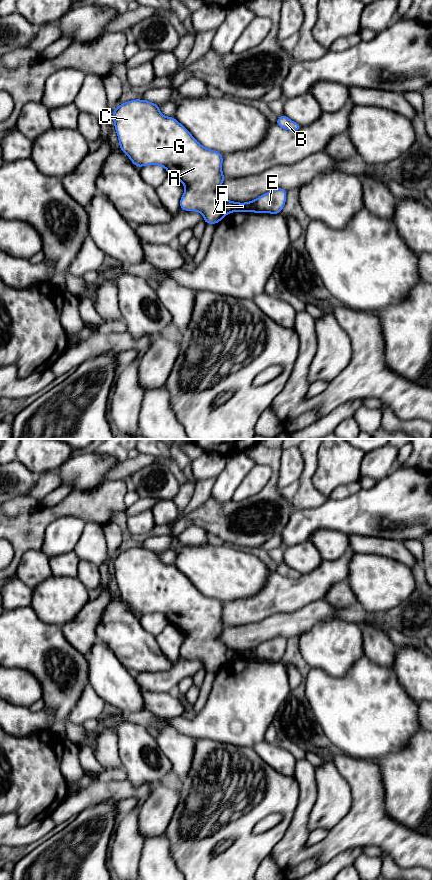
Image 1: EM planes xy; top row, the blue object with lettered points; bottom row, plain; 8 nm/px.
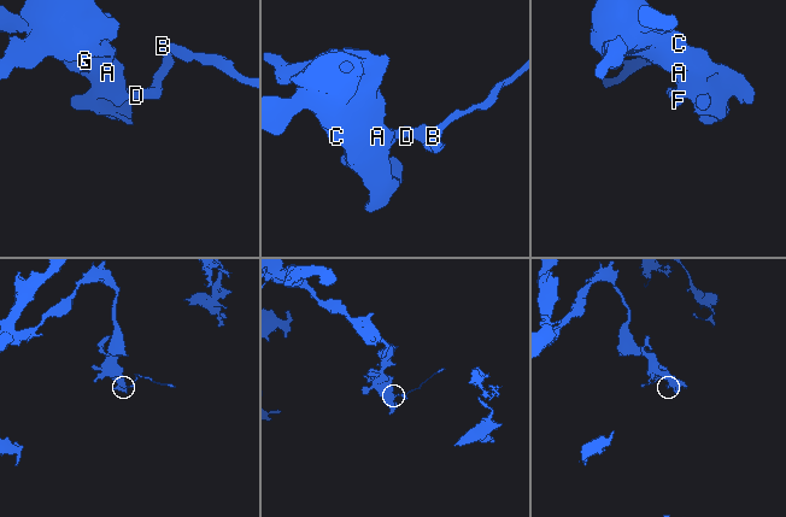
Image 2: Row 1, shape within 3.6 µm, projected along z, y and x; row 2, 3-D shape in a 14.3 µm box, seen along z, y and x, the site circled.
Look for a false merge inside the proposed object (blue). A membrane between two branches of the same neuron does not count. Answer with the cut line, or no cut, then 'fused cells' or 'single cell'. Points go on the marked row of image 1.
cut xy (227, 200), (227, 210), (229, 212); fused cells

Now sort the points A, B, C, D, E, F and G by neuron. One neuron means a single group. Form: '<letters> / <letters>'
A C F G / B D E

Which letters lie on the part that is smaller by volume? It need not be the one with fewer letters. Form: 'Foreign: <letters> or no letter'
Foreign: B, D, E

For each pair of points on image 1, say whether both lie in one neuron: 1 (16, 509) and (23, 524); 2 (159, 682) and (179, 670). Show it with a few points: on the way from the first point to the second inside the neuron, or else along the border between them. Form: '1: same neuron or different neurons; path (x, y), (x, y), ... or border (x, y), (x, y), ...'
1: different neurons; border (40, 506), (33, 512), (10, 516)
2: same neuron; path (164, 682), (174, 675)

